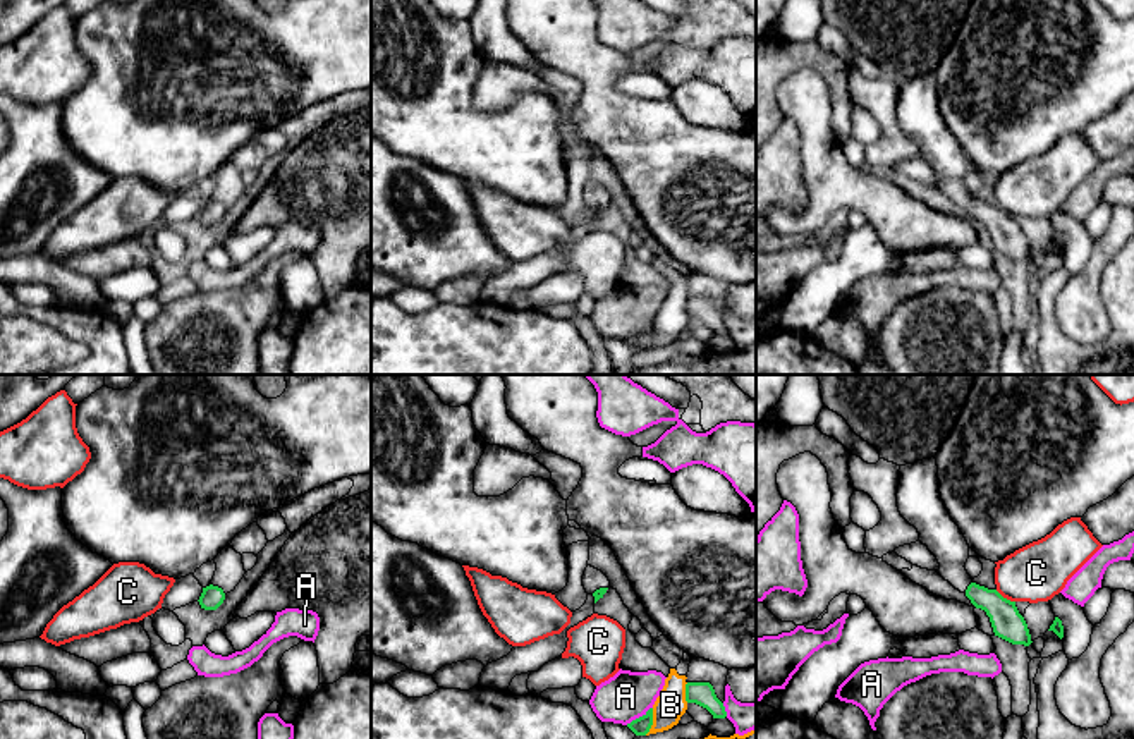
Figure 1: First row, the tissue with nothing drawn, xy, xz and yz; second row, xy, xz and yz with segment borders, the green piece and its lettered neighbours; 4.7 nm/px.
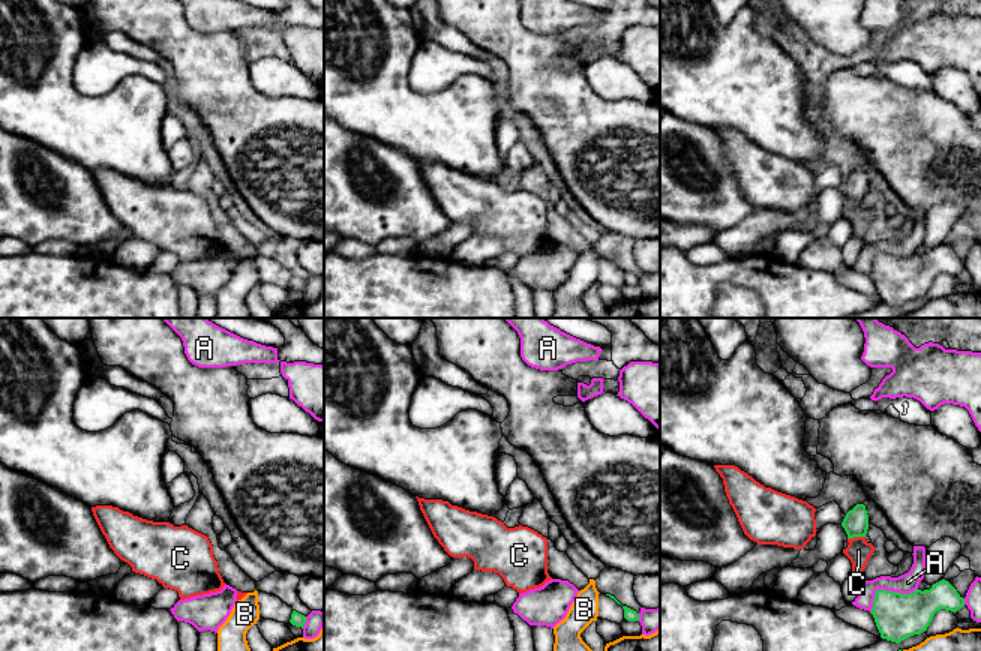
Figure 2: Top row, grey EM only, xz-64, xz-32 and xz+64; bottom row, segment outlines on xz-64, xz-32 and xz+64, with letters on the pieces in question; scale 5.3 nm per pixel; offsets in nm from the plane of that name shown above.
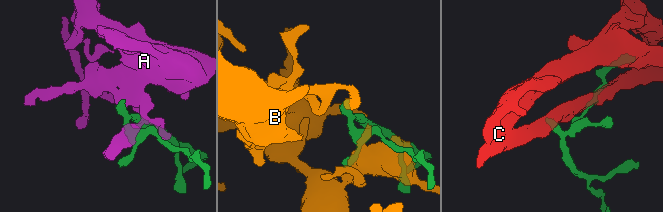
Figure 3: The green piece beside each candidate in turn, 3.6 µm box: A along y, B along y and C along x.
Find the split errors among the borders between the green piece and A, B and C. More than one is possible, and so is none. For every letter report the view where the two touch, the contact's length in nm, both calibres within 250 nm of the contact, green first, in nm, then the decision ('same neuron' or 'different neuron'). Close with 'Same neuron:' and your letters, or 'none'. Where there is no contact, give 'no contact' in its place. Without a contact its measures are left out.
A: contact in xz; length 150 nm; calibres 90 and 220 nm; different neuron
B: contact in xz; length 130 nm; calibres 90 and 150 nm; different neuron
C: contact in yz; length 110 nm; calibres 150 and 280 nm; different neuron
Same neuron: none

